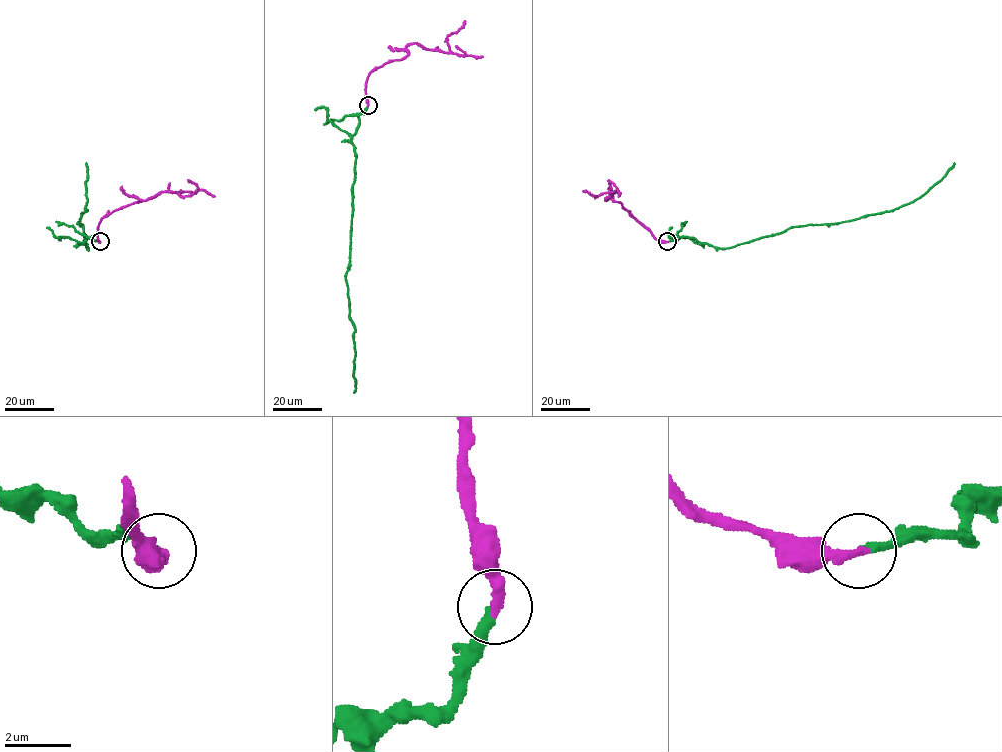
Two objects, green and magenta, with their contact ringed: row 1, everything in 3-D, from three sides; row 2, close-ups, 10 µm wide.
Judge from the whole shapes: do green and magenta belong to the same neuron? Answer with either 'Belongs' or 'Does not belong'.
Belongs

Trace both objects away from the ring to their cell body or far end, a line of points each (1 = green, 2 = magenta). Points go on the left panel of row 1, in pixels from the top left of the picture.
1: (99, 241), (88, 238), (83, 243), (87, 248), (82, 224), (78, 223), (81, 213), (87, 210), (86, 162)
2: (99, 241), (98, 223), (119, 208), (161, 192), (190, 196), (197, 190)

